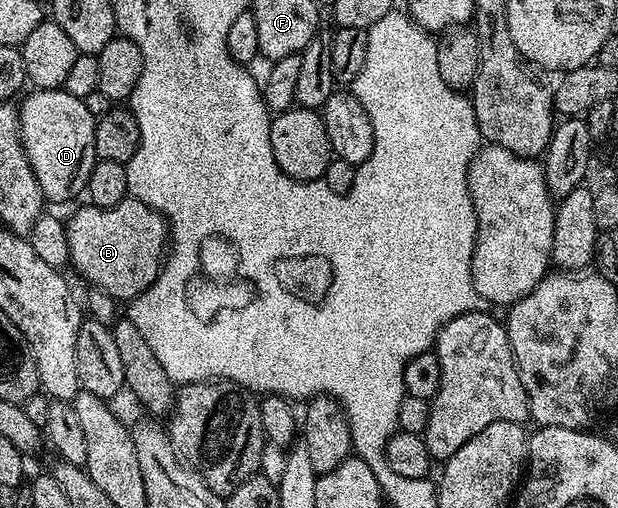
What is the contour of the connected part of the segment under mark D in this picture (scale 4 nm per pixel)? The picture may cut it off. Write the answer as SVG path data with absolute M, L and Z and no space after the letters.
M62 88L31 90L22 100L23 106L21 104L19 108L20 140L43 191L44 201L63 204L74 196L82 197L96 162L93 138L97 117L89 114L81 98L73 98L73 94Z

